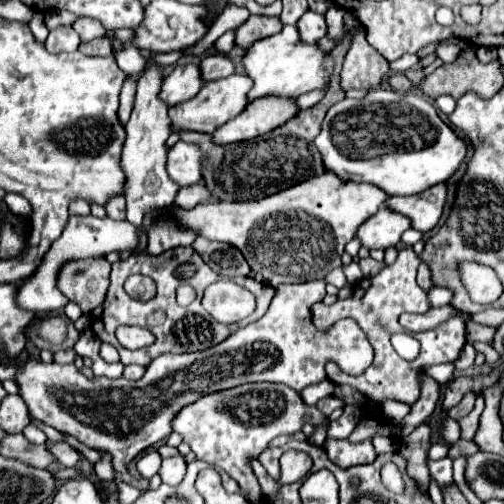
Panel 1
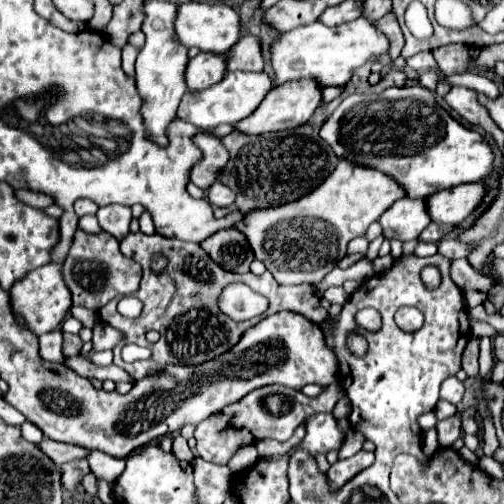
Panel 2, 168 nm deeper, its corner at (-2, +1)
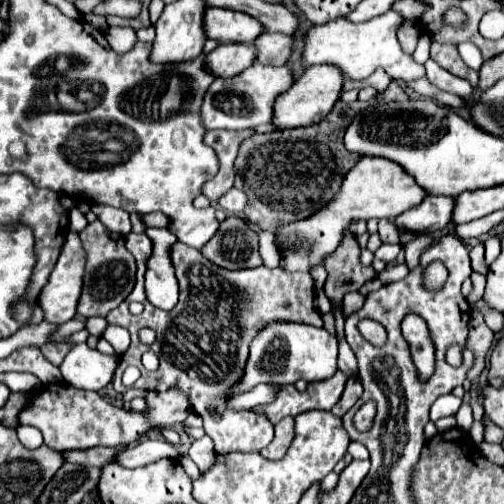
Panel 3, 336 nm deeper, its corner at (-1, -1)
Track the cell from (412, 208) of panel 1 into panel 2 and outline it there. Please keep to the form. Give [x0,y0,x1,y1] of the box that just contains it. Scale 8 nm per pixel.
[426,182,490,224]

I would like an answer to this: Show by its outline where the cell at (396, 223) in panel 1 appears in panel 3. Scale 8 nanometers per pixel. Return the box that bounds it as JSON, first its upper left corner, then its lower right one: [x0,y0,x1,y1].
[393,196,455,234]

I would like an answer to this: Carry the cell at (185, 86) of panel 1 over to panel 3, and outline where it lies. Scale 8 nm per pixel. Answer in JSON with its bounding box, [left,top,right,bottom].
[205,44,255,78]

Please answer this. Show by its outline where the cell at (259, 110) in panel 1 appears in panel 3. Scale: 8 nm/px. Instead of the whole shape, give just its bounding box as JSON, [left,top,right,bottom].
[271,66,343,128]

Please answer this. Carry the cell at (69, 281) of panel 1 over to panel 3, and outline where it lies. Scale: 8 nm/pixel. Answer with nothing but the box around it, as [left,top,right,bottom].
[77,220,135,318]

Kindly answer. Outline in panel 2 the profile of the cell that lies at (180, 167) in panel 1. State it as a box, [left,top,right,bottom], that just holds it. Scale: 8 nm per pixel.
[190,132,228,188]

